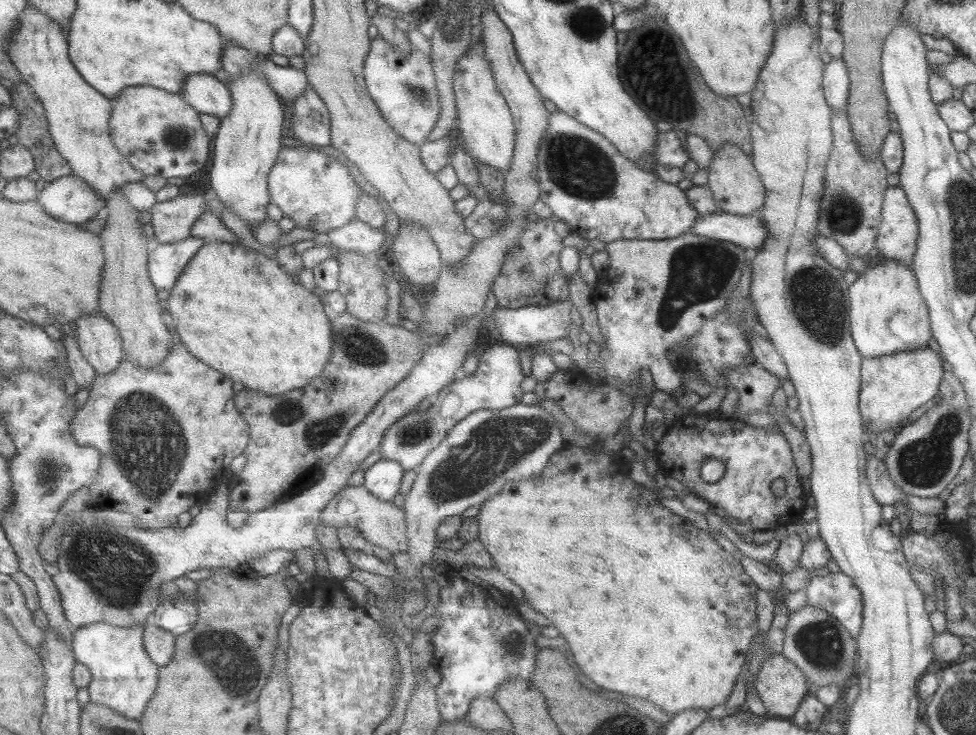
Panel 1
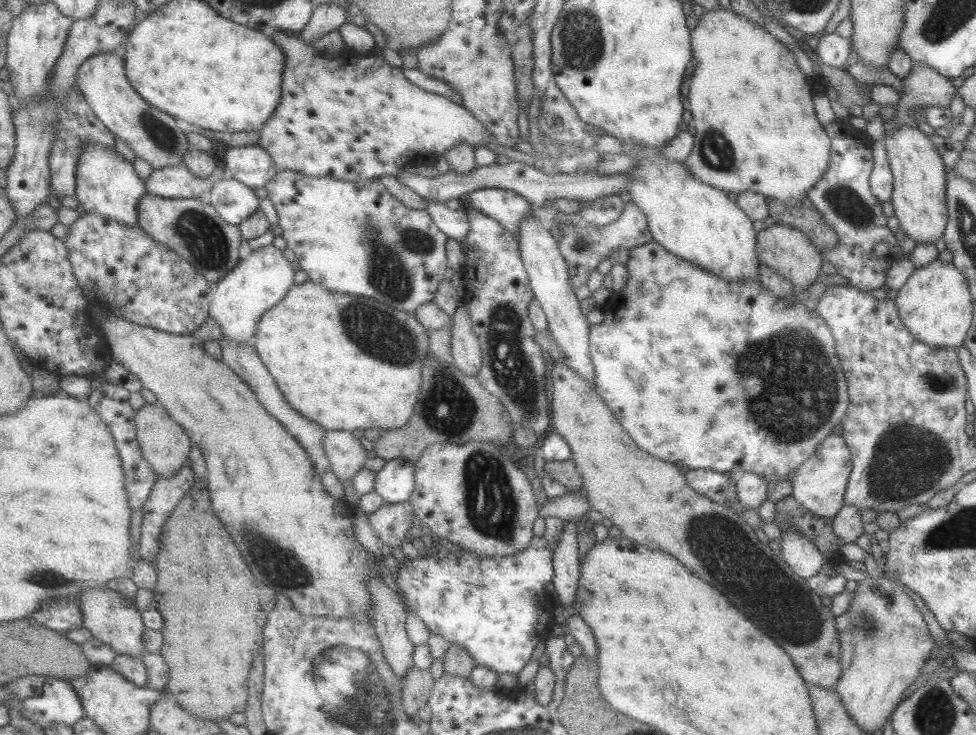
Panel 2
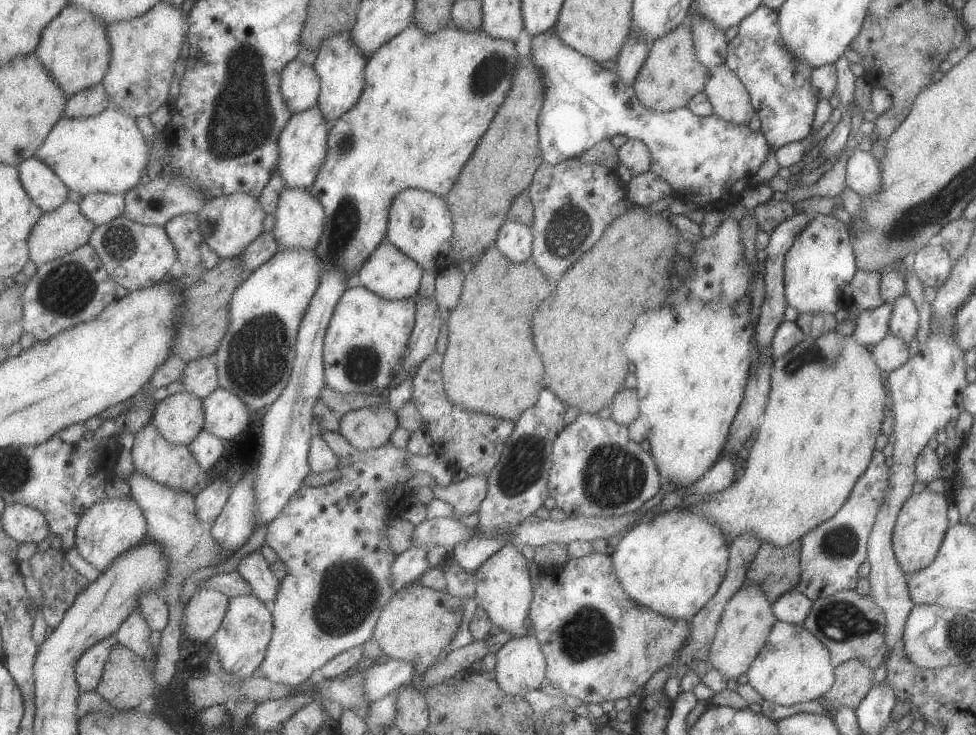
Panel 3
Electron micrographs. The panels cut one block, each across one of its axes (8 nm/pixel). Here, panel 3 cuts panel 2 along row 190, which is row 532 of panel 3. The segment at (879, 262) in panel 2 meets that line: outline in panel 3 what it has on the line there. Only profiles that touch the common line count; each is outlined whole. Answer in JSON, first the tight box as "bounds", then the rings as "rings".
{"bounds":[795,449,890,601],"rings":[[[873,449],[869,466],[857,477],[846,501],[835,514],[808,530],[800,544],[800,579],[795,588],[810,601],[839,591],[853,591],[857,568],[866,560],[866,546],[877,511],[886,496],[890,468],[881,450]]]}

